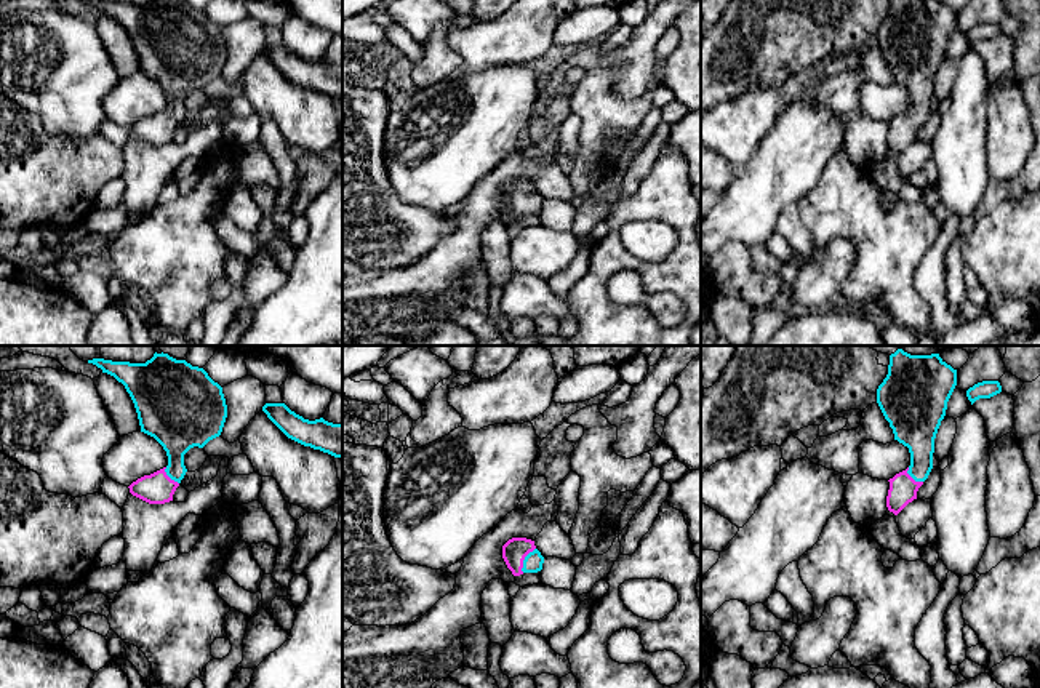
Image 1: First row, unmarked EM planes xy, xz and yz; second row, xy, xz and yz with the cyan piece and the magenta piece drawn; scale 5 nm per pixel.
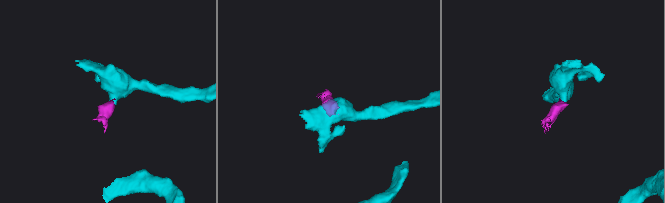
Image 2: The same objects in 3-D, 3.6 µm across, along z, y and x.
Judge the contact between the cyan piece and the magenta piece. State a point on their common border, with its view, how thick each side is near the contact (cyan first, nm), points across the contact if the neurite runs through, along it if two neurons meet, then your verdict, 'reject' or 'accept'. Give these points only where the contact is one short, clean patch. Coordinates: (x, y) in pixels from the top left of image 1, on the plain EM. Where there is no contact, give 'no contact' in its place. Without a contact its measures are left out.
xz (524, 202) | 100/120 nm | across xz (533, 204), (524, 202), (514, 192) | accept

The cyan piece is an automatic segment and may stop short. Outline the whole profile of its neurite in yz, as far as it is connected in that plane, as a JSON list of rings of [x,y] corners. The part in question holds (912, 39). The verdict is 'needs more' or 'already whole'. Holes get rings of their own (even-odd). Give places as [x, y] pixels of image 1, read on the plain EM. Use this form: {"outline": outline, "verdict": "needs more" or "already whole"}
{"outline": [[[890,0],[877,45],[910,94],[910,107],[888,122],[886,149],[894,157],[917,141],[933,110],[934,80],[955,27],[957,11],[942,0]]], "verdict": "needs more"}

